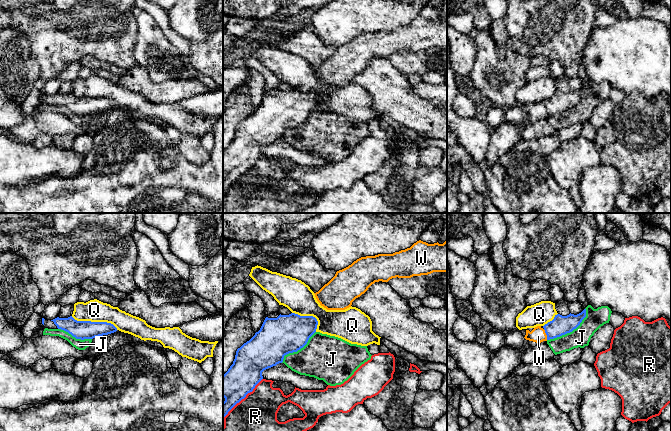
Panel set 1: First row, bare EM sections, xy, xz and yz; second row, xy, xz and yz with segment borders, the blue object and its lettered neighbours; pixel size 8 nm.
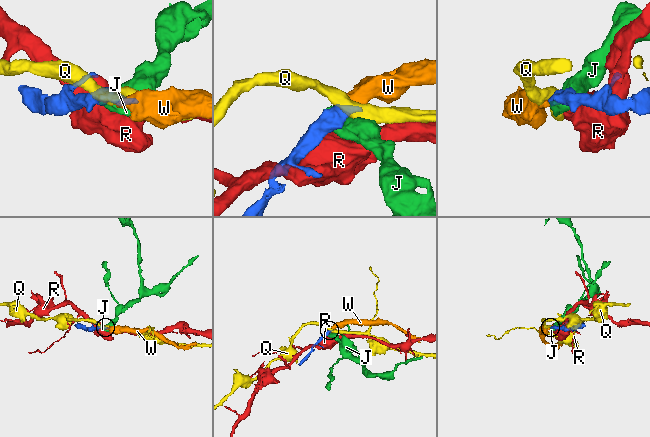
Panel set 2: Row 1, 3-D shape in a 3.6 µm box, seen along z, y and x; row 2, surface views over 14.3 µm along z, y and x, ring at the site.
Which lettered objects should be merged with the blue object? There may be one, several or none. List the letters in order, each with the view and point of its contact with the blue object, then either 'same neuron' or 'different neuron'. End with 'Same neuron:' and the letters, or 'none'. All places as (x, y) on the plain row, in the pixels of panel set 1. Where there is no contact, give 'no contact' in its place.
J: contact yz (570, 107); different neuron
Q: contact xy (94, 98); different neuron
R: contact xz (243, 174); different neuron
W: contact yz (546, 110); same neuron
Same neuron: W

